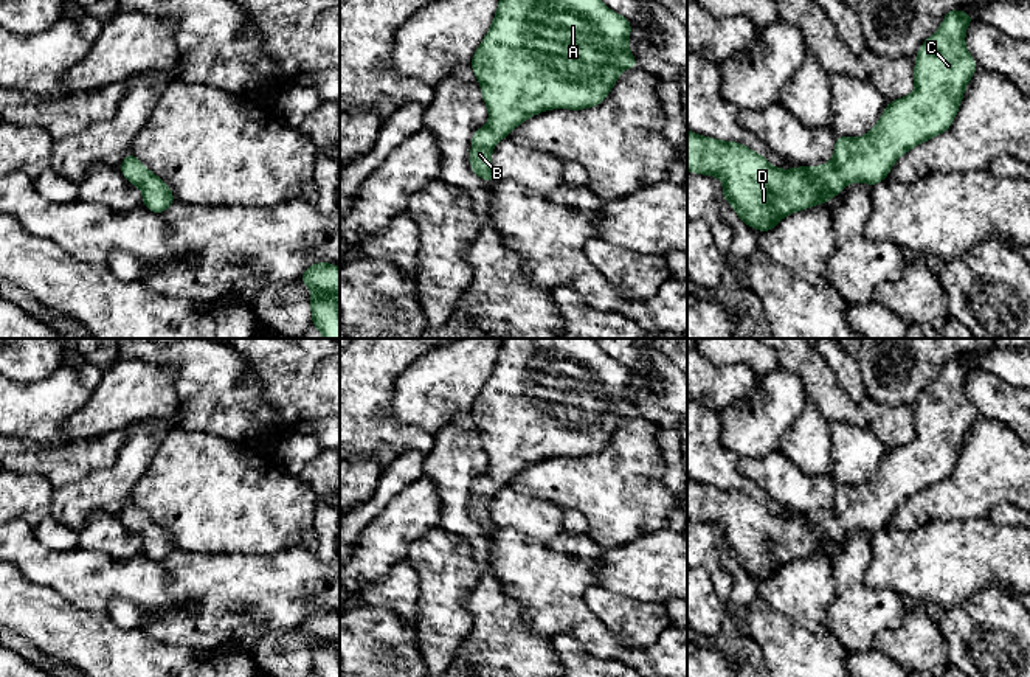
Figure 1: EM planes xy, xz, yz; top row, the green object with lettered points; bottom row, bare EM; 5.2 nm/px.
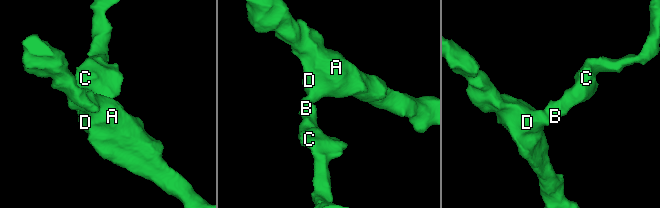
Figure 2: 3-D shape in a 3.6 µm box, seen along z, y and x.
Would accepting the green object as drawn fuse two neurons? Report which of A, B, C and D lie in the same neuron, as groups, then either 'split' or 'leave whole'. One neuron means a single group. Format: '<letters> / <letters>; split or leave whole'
A B C D; leave whole

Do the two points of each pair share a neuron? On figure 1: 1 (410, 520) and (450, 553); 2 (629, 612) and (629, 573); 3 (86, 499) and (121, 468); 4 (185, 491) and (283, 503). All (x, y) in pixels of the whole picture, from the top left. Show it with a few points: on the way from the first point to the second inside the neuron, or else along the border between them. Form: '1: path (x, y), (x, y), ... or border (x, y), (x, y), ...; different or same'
1: border (438, 525), (419, 536), (410, 545), (405, 556); different
2: border (599, 584), (622, 597), (663, 604); different
3: path (95, 492), (112, 477); same
4: path (210, 494), (236, 499), (244, 503), (258, 503); same

